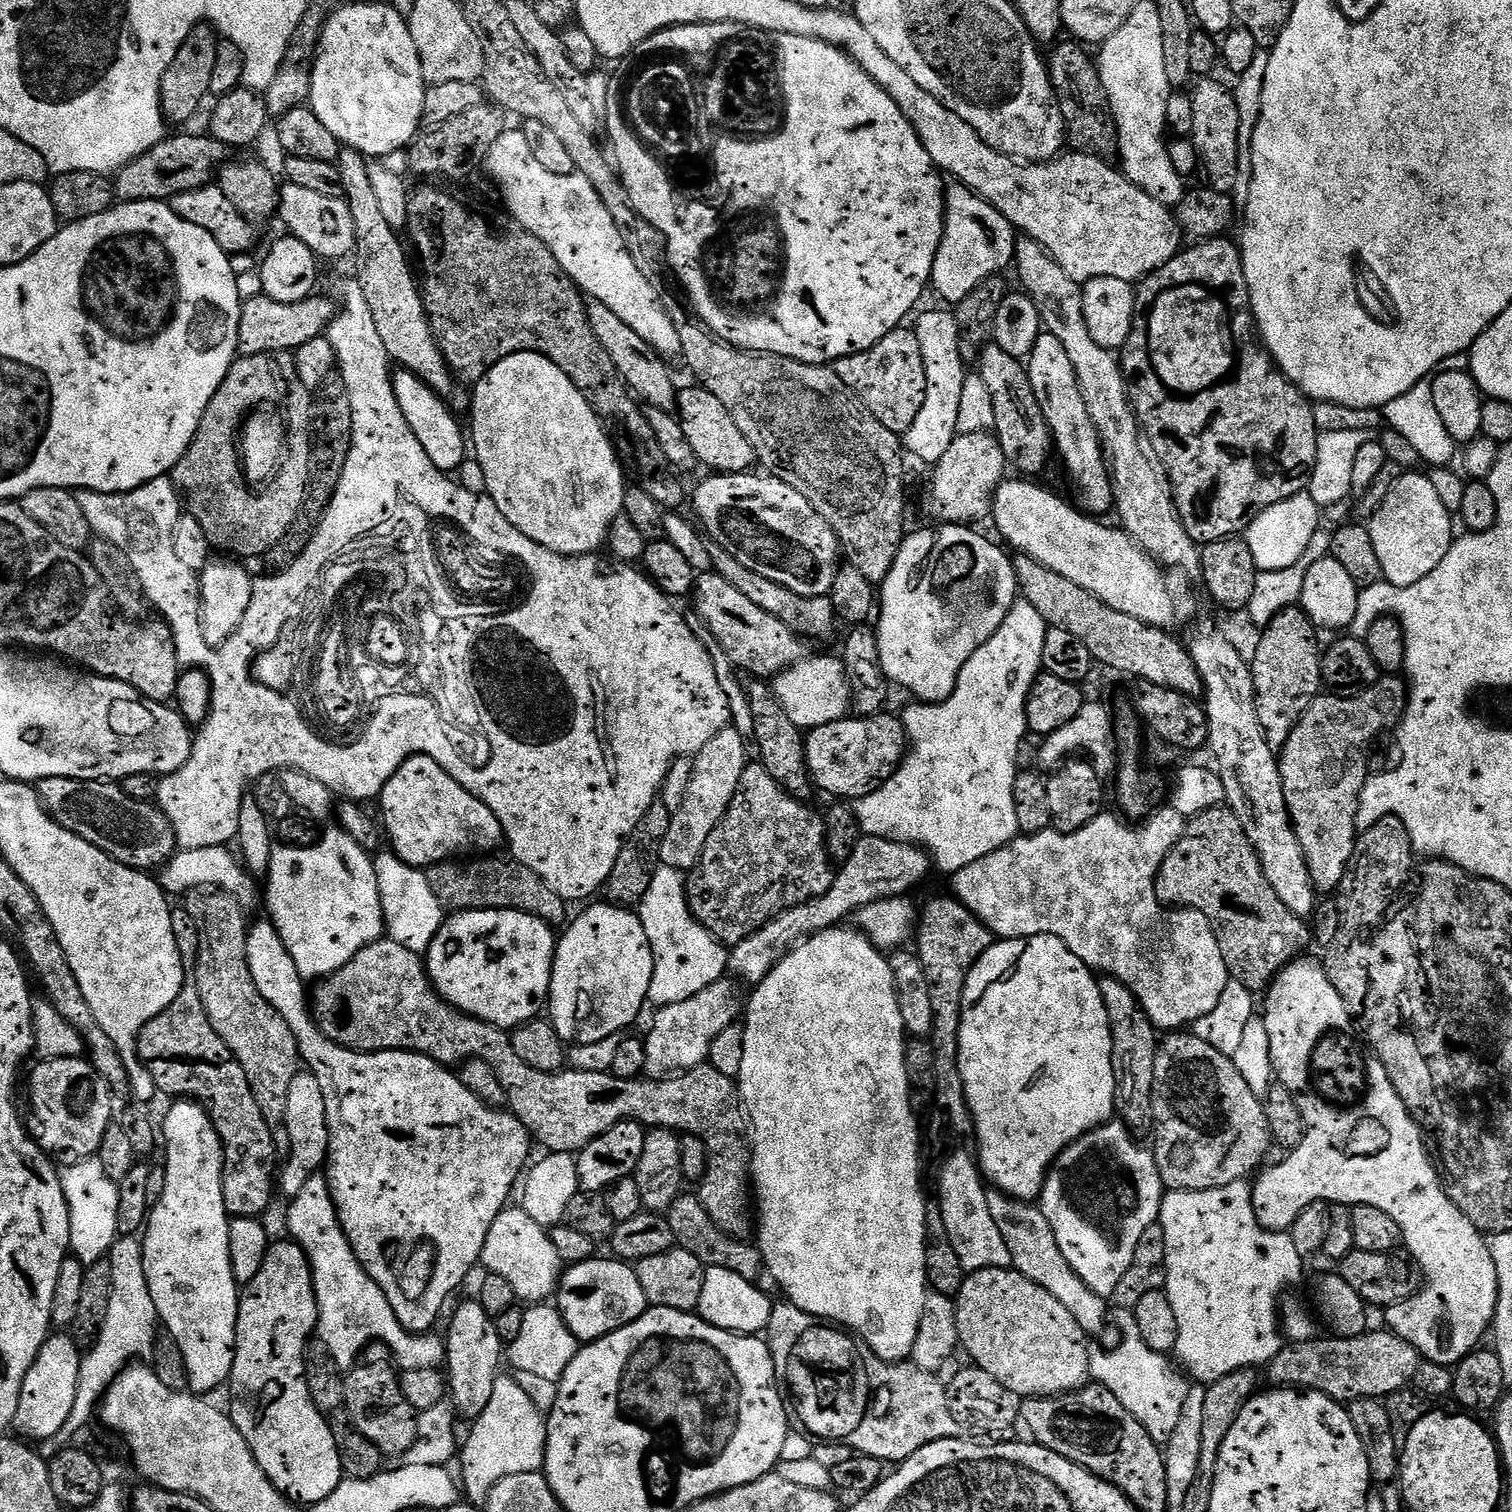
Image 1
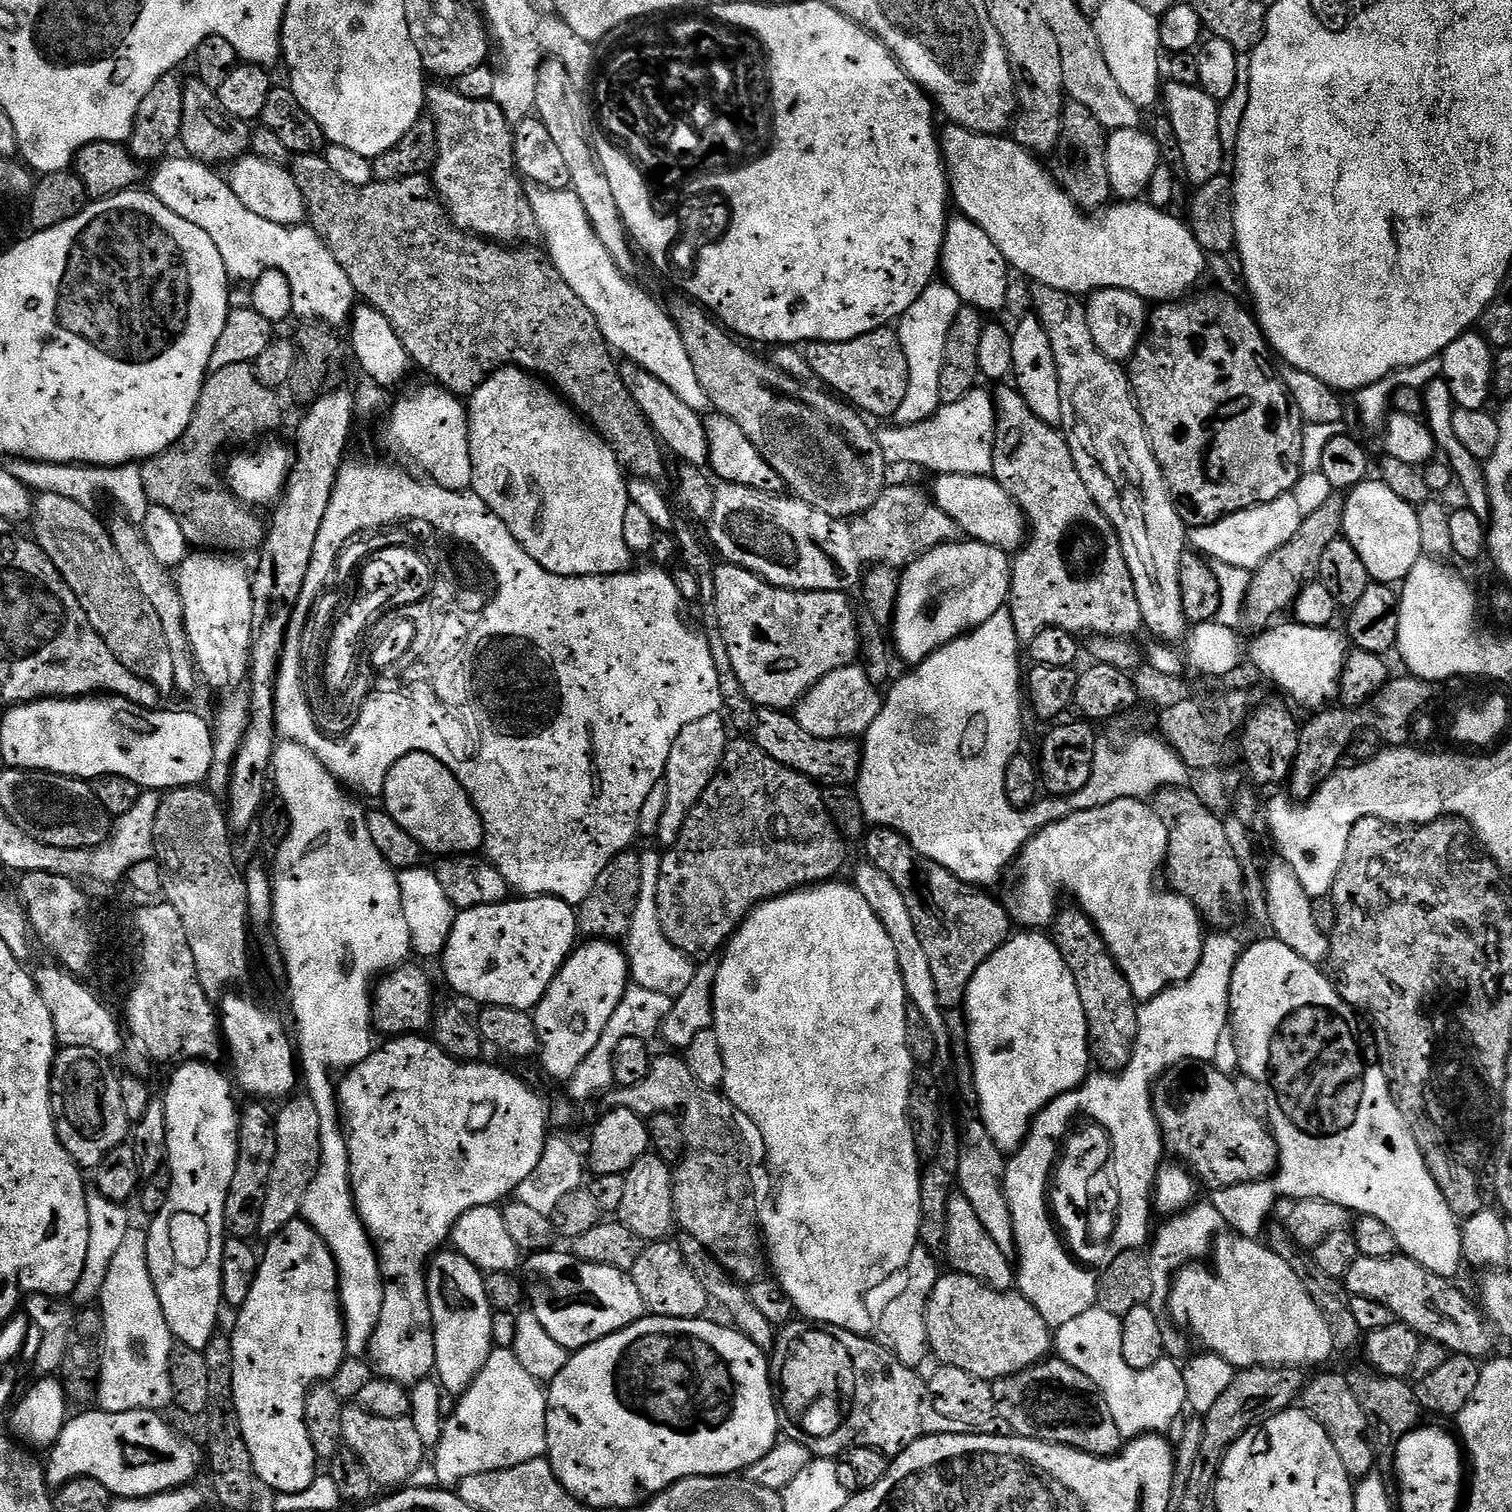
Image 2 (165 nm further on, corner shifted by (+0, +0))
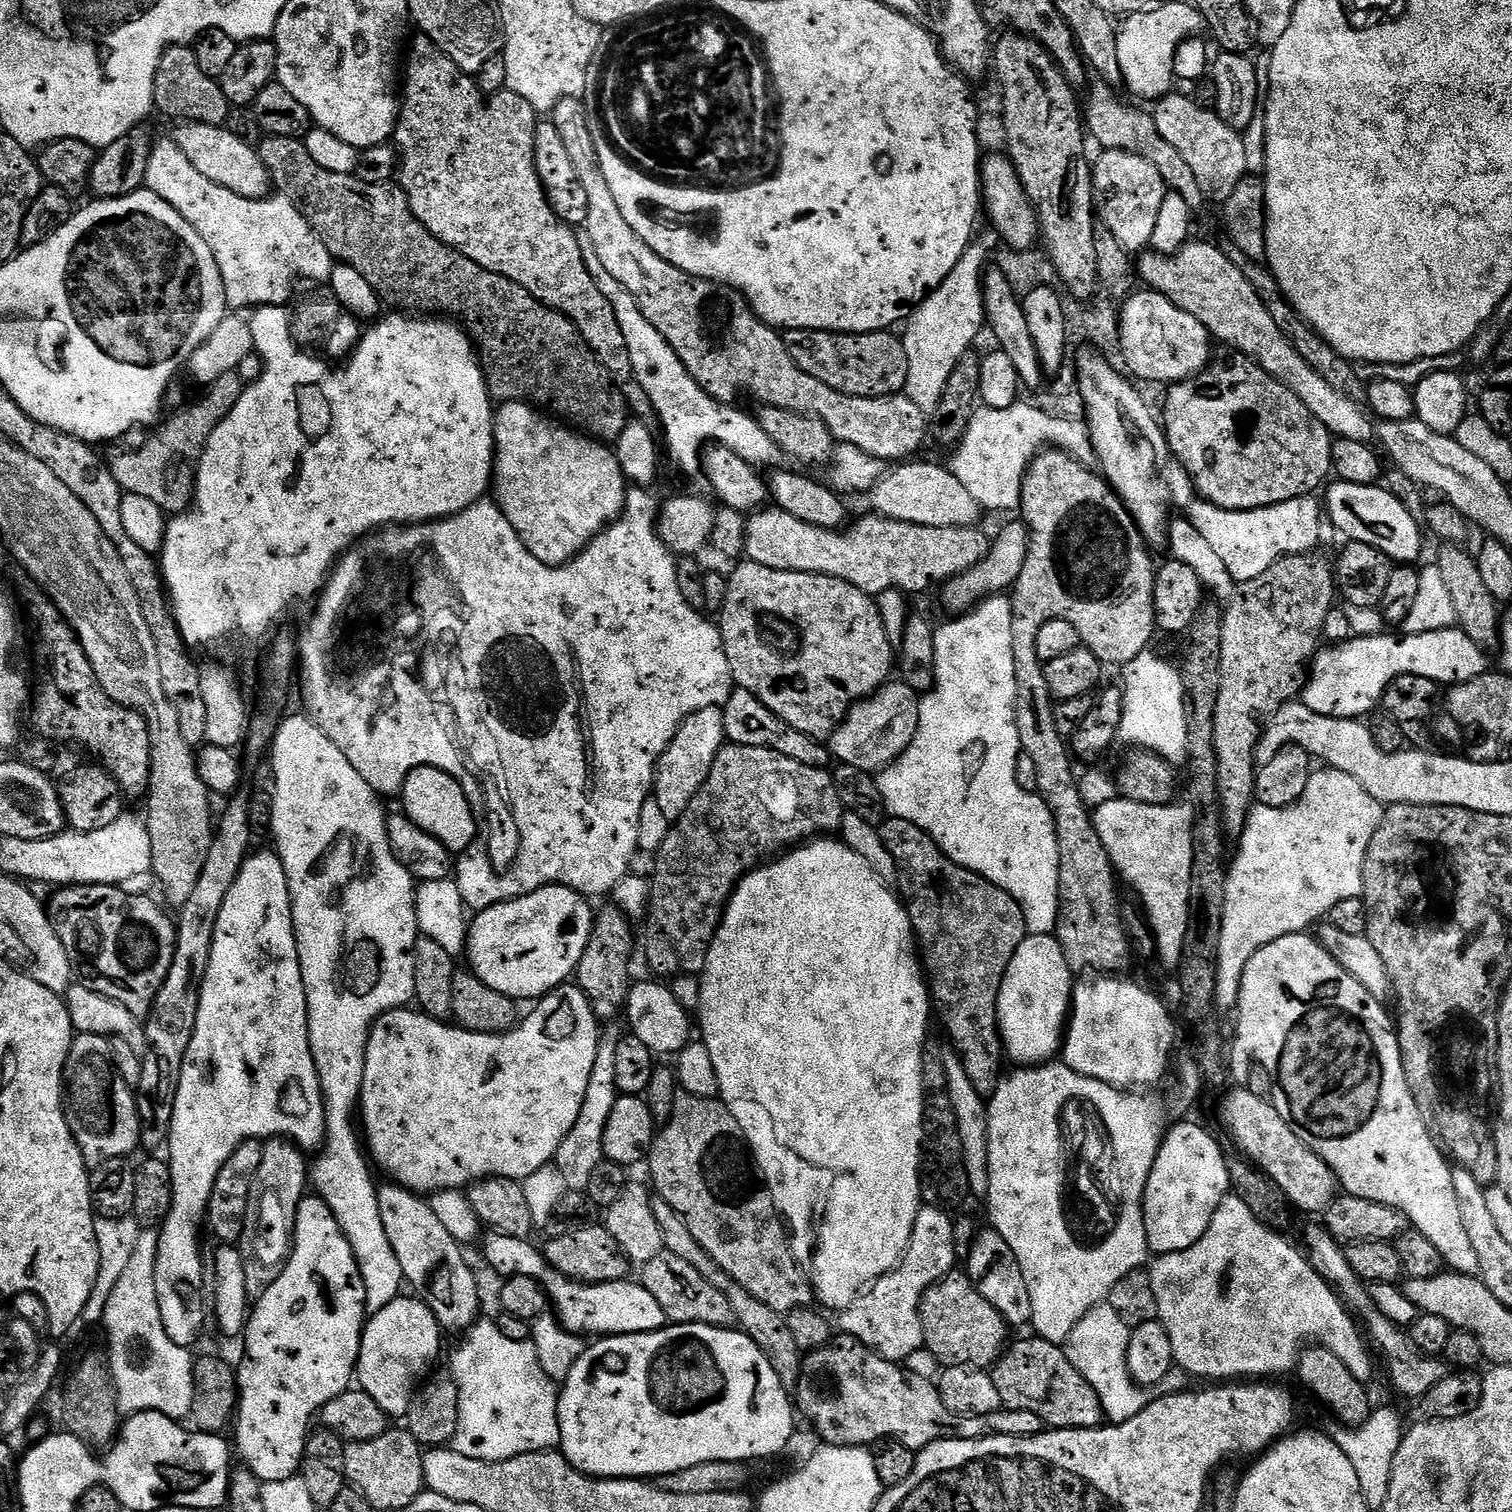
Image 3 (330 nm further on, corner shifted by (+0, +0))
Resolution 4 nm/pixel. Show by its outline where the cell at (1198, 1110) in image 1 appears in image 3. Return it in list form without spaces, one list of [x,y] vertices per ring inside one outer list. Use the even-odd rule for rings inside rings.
[[[1236,1086],[1233,1092],[1227,1092],[1223,1093],[1224,1101],[1220,1104],[1220,1120],[1228,1127],[1240,1151],[1237,1153],[1268,1175],[1287,1194],[1288,1203],[1295,1211],[1297,1208],[1300,1212],[1322,1214],[1338,1195],[1338,1181],[1332,1167],[1300,1141],[1271,1100],[1257,1098],[1246,1086]]]

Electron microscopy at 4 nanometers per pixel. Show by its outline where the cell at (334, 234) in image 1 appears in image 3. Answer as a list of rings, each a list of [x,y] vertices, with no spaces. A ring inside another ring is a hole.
[[[180,122],[175,126],[177,128],[170,132],[171,139],[176,141],[178,150],[190,158],[190,166],[194,166],[194,170],[200,171],[205,178],[210,178],[210,182],[226,186],[226,190],[234,190],[234,194],[251,200],[262,200],[269,195],[273,187],[272,177],[253,145],[242,138],[234,138],[227,127],[218,124]]]

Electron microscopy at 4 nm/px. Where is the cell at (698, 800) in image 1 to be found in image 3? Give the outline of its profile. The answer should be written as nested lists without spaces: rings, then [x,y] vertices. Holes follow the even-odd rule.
[[[723,707],[698,710],[685,718],[656,766],[654,799],[668,819],[675,820],[686,810],[686,806],[690,806],[694,794],[698,794],[706,782],[710,766],[714,766],[714,758],[725,743]]]

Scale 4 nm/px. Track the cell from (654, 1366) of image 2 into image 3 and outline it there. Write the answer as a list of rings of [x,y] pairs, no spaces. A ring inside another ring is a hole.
[[[674,1324],[659,1328],[656,1332],[639,1332],[638,1334],[630,1334],[629,1336],[605,1336],[597,1339],[593,1346],[585,1347],[584,1352],[578,1358],[578,1362],[574,1362],[574,1370],[570,1370],[568,1377],[562,1382],[558,1395],[558,1426],[560,1427],[560,1442],[558,1450],[570,1462],[570,1466],[574,1466],[582,1474],[594,1476],[597,1480],[644,1480],[645,1478],[655,1478],[657,1476],[665,1476],[666,1474],[674,1474],[674,1470],[686,1470],[686,1466],[698,1466],[698,1462],[726,1462],[734,1460],[737,1462],[749,1462],[748,1460],[764,1460],[767,1456],[776,1456],[785,1451],[787,1442],[791,1436],[791,1416],[794,1409],[793,1401],[790,1399],[789,1389],[782,1386],[782,1382],[778,1378],[778,1374],[774,1370],[774,1366],[770,1366],[770,1362],[766,1358],[766,1354],[762,1354],[762,1350],[758,1350],[758,1346],[748,1337],[745,1332],[733,1330],[732,1328],[715,1328],[714,1326],[706,1326],[705,1324]]]

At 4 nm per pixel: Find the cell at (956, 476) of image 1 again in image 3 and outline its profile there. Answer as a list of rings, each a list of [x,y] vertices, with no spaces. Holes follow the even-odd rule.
[[[765,506],[747,517],[744,556],[762,566],[770,566],[774,570],[813,572],[842,578],[858,586],[858,590],[875,598],[880,592],[891,588],[898,588],[905,594],[911,594],[911,592],[924,592],[935,584],[943,585],[954,577],[961,576],[966,570],[981,564],[990,547],[990,536],[987,536],[980,526],[970,528],[918,526],[910,522],[891,520],[885,516],[867,515],[861,520],[853,519],[843,530],[826,530],[818,526],[810,526],[802,522],[802,518],[794,518],[794,514],[786,514],[775,506]]]

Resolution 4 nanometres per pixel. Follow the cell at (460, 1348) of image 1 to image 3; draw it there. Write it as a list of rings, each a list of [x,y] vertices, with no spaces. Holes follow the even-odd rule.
[[[394,1182],[385,1185],[377,1189],[378,1211],[386,1238],[390,1238],[394,1254],[398,1254],[398,1266],[402,1266],[407,1287],[420,1291],[417,1292],[419,1299],[428,1305],[445,1333],[463,1333],[481,1315],[480,1288],[464,1257],[465,1249],[454,1238],[450,1238],[427,1199]]]

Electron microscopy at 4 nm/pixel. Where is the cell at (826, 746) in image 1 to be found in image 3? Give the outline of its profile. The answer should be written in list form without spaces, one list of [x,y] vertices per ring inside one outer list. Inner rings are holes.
[[[736,688],[728,701],[722,705],[724,710],[724,734],[731,743],[742,746],[758,746],[769,748],[778,754],[786,754],[786,758],[794,758],[794,762],[802,762],[802,766],[814,766],[815,768],[828,768],[833,763],[834,757],[821,741],[812,736],[802,734],[794,730],[778,714],[774,714],[754,694],[750,694],[745,688]]]

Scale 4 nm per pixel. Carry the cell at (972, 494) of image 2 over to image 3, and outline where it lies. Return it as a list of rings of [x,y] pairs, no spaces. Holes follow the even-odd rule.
[[[904,462],[893,467],[896,468],[893,472],[892,469],[885,471],[881,480],[873,486],[870,499],[872,499],[871,511],[875,515],[885,516],[898,522],[910,522],[918,526],[938,526],[939,528],[970,528],[981,523],[982,509],[980,504],[974,502],[970,490],[966,490],[966,486],[962,486],[962,482],[958,482],[958,478],[954,478],[951,470],[945,465],[943,468],[940,464],[912,463],[916,462]]]

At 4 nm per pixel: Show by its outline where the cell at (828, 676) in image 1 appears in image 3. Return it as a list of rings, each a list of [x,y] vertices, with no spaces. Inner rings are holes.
[[[899,682],[883,684],[872,696],[853,704],[844,721],[833,730],[830,737],[833,757],[846,766],[858,766],[858,770],[883,772],[910,746],[918,730],[919,709],[920,696],[913,688]]]

